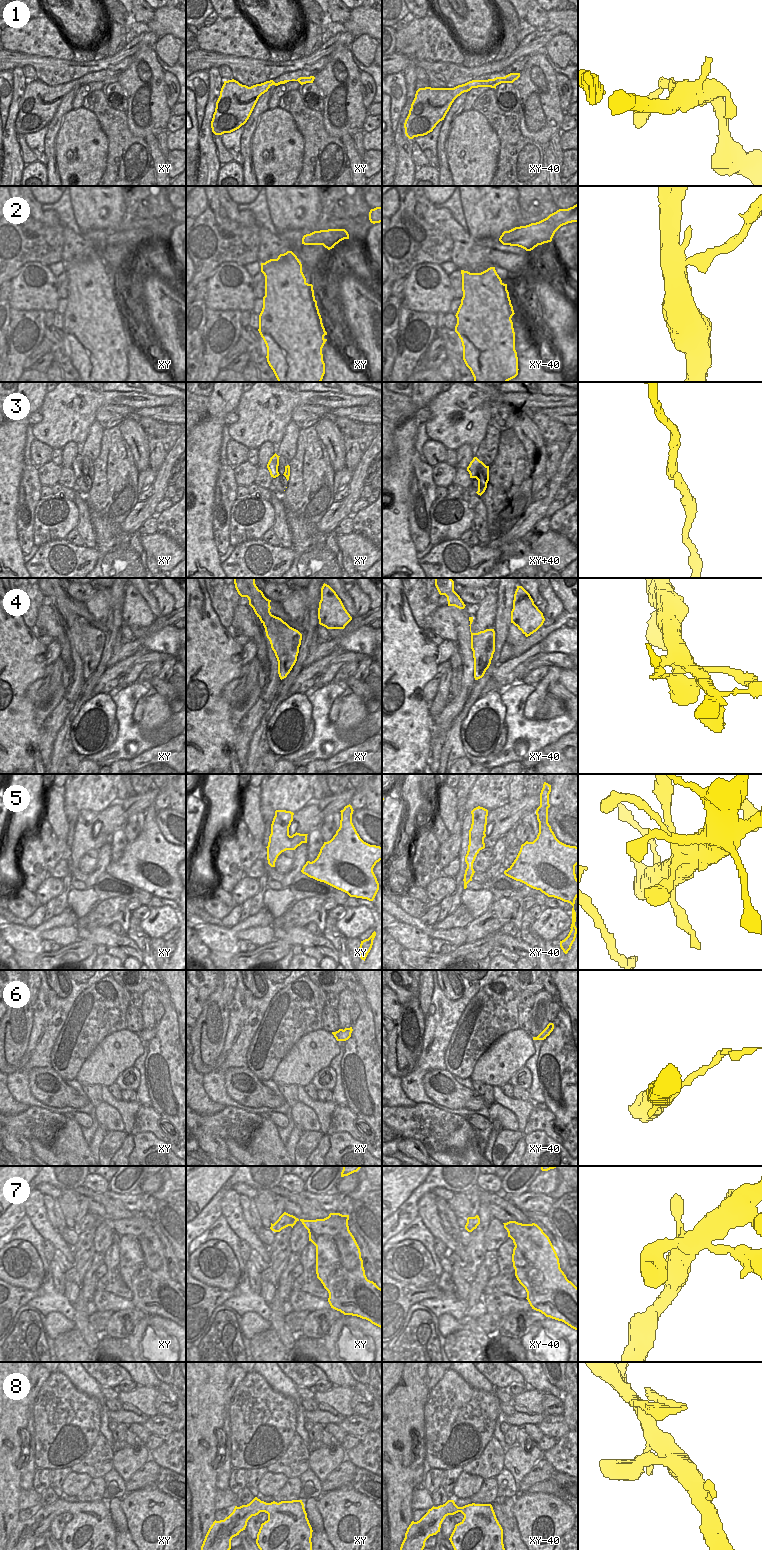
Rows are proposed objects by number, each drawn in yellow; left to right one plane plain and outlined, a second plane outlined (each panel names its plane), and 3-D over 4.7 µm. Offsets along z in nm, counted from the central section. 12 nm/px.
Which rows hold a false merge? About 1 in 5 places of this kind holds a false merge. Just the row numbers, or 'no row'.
4, 6

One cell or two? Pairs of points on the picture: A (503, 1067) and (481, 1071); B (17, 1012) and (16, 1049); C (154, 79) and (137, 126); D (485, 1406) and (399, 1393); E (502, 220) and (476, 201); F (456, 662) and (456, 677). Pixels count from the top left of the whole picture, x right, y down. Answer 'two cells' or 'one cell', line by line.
A: one cell
B: one cell
C: one cell
D: two cells
E: one cell
F: one cell

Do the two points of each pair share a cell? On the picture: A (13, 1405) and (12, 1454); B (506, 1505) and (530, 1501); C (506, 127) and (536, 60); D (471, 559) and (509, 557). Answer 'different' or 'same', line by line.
A: same
B: different
C: different
D: different

